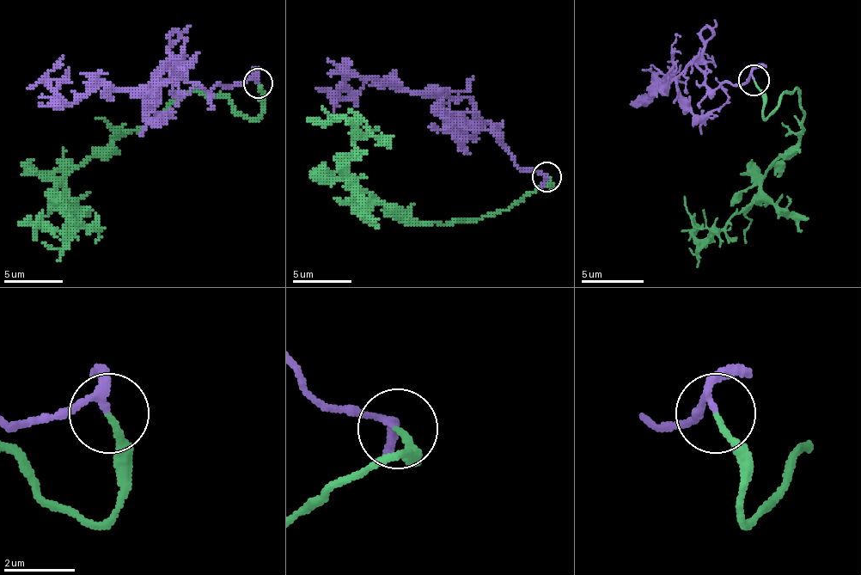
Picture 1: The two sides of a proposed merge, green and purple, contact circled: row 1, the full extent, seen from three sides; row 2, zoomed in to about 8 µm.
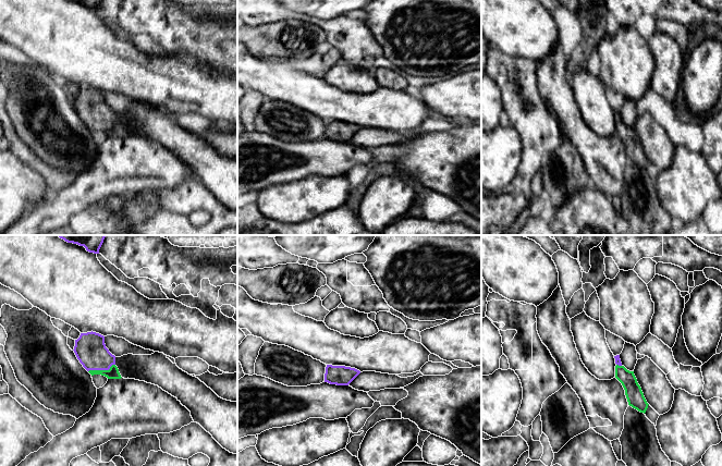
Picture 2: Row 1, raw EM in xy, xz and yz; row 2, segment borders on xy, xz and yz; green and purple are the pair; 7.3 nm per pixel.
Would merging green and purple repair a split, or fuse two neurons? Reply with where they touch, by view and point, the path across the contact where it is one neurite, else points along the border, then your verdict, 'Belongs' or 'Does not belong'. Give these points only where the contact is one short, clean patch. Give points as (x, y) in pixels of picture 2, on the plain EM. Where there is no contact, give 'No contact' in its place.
Touches green at xy (101, 126). Path across: xy (113, 129), (101, 126), (101, 120), (89, 105). Belongs

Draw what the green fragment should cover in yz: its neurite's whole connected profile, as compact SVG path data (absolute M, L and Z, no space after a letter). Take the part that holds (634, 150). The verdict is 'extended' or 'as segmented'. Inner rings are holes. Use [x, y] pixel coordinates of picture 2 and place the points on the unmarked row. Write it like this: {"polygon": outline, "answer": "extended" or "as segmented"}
{"polygon": "M620 111L615 114L615 134L622 139L628 161L640 169L646 169L648 159L644 152L640 142L634 131L634 127L627 126L621 119Z", "answer": "extended"}

